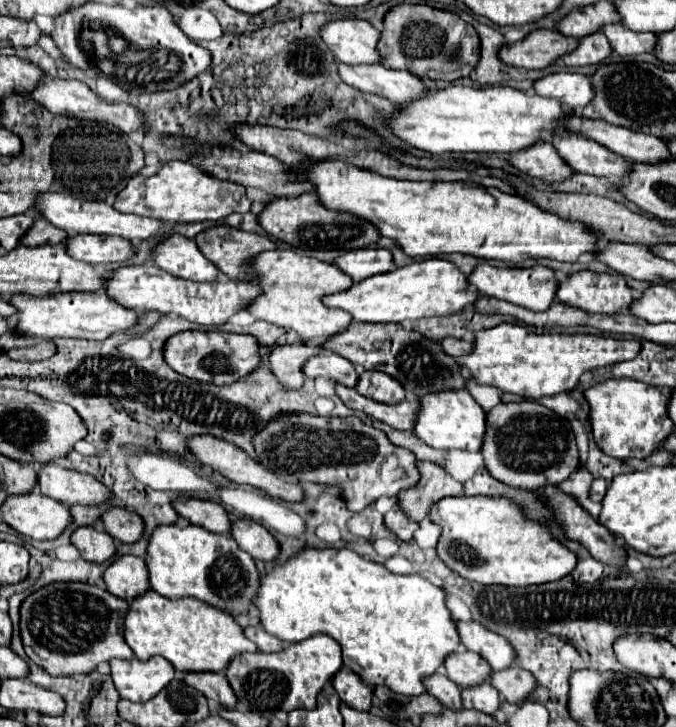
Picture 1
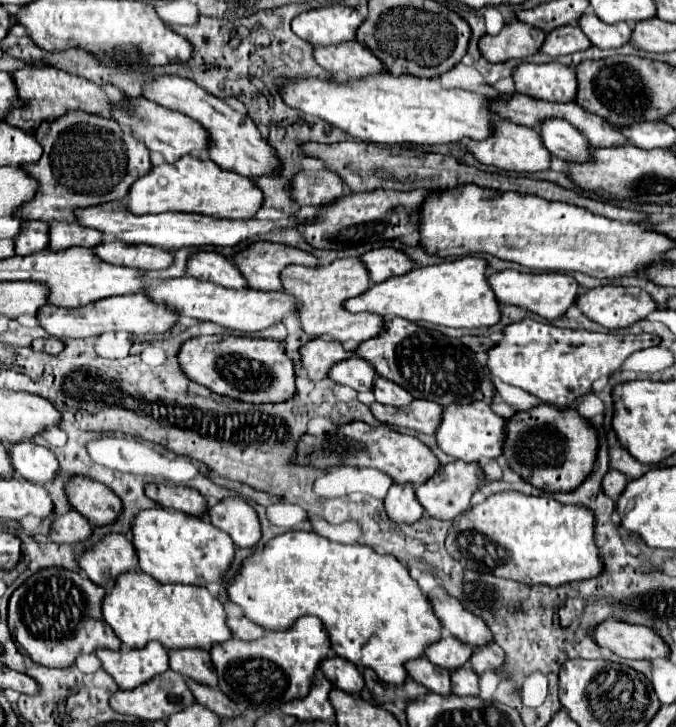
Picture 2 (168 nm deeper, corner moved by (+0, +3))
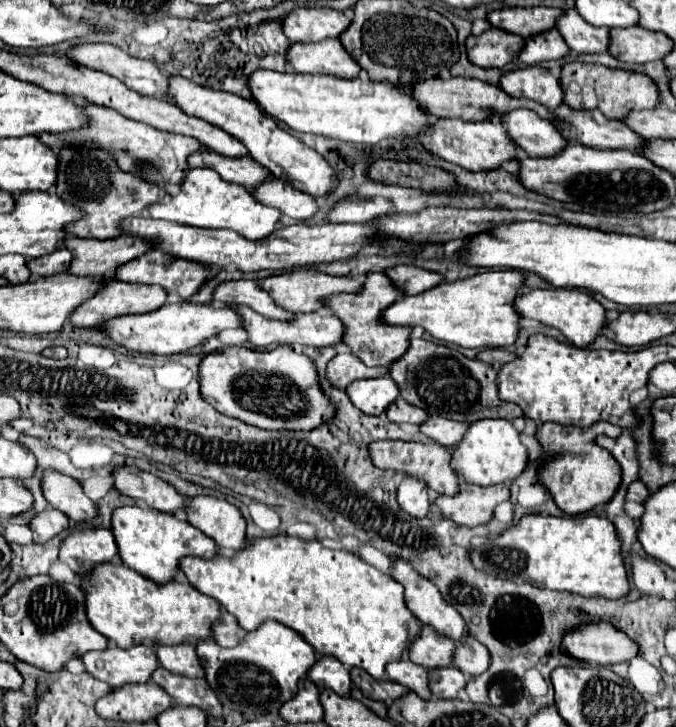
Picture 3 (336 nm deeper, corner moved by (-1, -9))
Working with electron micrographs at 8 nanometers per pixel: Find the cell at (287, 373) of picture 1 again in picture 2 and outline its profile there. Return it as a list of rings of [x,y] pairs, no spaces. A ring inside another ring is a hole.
[[[314,338],[306,344],[300,346],[300,360],[302,368],[306,370],[308,378],[318,382],[328,376],[328,370],[332,364],[346,360],[354,356],[354,352],[346,352],[340,342],[336,340],[324,340],[324,338]]]

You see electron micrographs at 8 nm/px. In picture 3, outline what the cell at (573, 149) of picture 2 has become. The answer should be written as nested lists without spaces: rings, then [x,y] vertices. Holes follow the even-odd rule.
[[[517,108],[507,114],[491,112],[491,118],[497,118],[507,128],[507,134],[511,136],[515,146],[527,156],[555,156],[567,144],[557,128],[549,120],[539,118],[539,114],[533,110]]]

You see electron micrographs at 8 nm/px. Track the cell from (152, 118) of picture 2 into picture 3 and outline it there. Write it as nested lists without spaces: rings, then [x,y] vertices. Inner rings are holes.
[[[203,150],[197,154],[189,156],[189,168],[201,166],[201,168],[211,168],[215,172],[219,172],[219,176],[227,182],[235,182],[247,190],[259,188],[259,184],[263,184],[271,172],[267,168],[263,168],[259,162],[255,162],[251,156],[245,158],[229,158],[229,156],[221,156],[213,150]]]

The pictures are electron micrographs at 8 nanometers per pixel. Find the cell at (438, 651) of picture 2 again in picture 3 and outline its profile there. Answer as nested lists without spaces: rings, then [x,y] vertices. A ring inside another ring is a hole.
[[[421,624],[421,634],[411,648],[407,648],[409,660],[423,666],[425,670],[449,666],[453,662],[455,642],[447,640],[445,636],[439,636],[431,626]]]

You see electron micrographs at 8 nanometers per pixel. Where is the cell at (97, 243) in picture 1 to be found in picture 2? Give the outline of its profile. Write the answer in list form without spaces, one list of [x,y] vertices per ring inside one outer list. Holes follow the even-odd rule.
[[[106,242],[98,244],[94,254],[100,256],[100,260],[110,262],[114,266],[130,266],[138,270],[158,270],[158,268],[168,268],[172,264],[172,256],[168,250],[148,244]]]

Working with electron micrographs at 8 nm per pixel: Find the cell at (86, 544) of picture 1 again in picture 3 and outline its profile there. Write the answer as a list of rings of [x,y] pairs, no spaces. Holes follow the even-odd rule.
[[[47,508],[43,512],[37,512],[31,518],[29,526],[33,530],[33,540],[39,542],[39,544],[43,544],[49,538],[53,538],[55,534],[63,532],[69,526],[69,518],[63,512],[55,510],[55,508]]]

